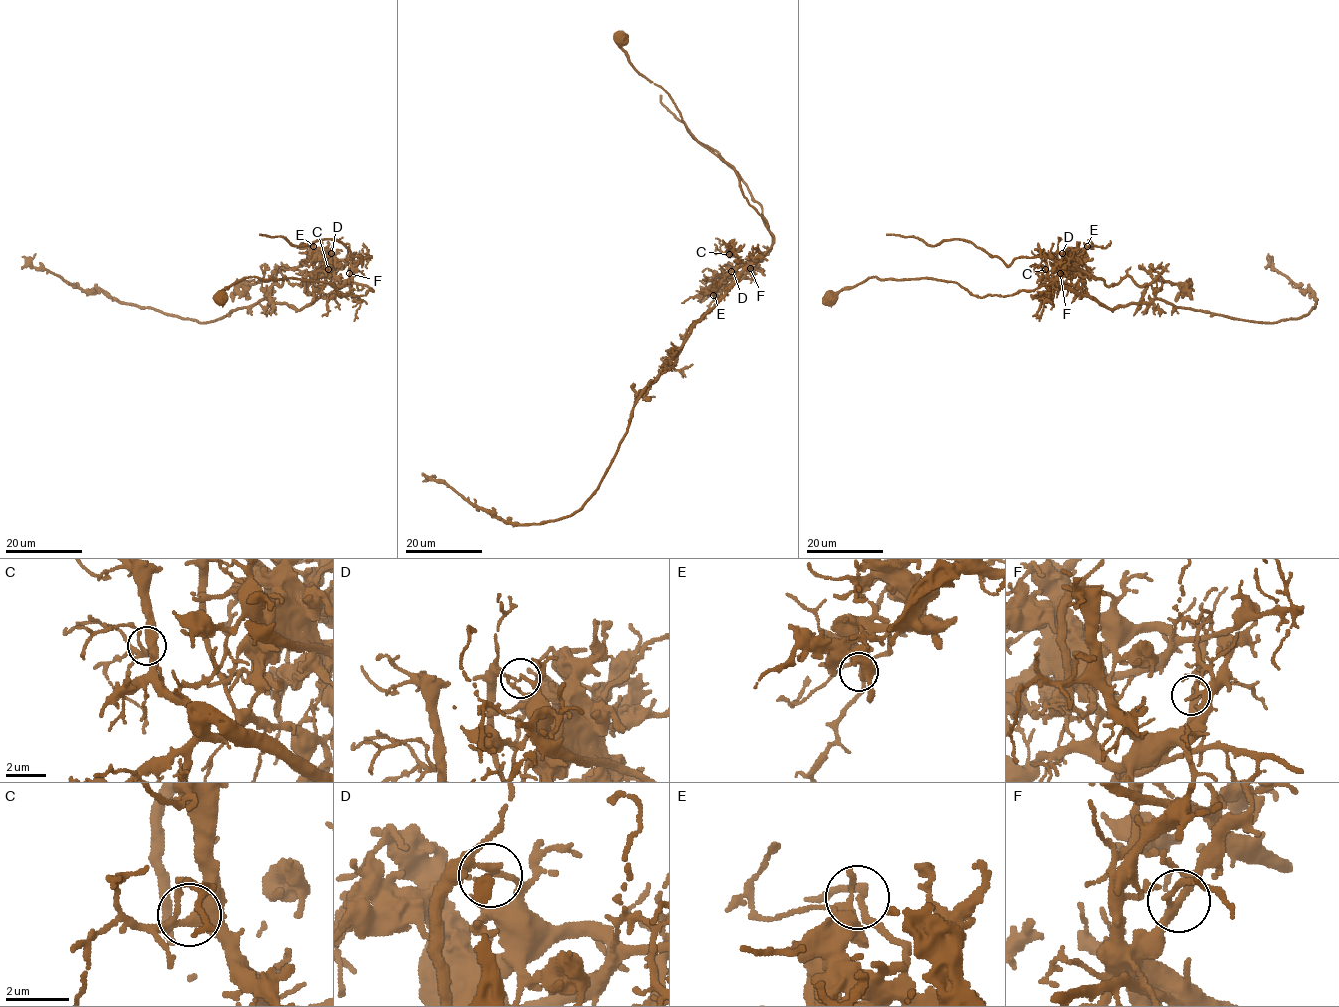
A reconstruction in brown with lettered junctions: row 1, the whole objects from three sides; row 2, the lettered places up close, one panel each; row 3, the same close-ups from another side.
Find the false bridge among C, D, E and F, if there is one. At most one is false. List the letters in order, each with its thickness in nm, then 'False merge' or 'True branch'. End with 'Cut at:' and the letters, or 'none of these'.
C: Thickness 380 nm. True branch
D: Thickness 150 nm. False merge
E: Thickness 170 nm. True branch
F: Thickness 240 nm. True branch
Cut at: D

